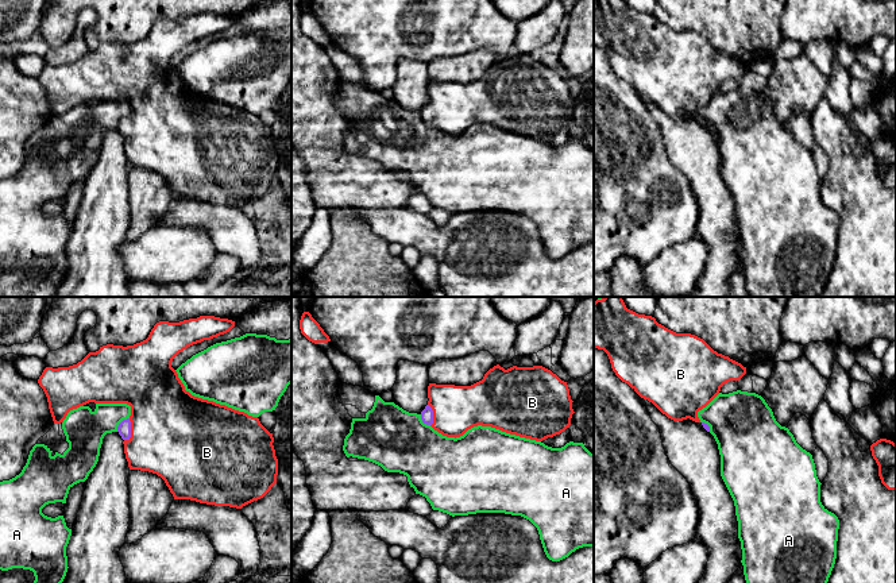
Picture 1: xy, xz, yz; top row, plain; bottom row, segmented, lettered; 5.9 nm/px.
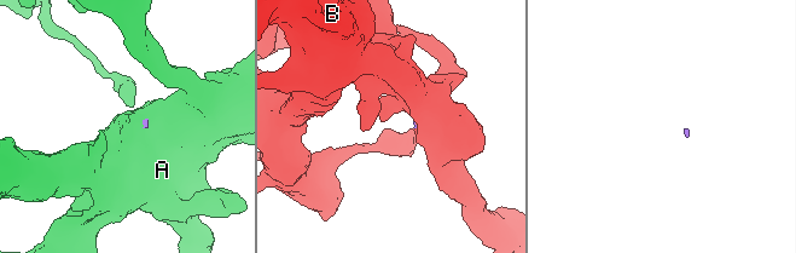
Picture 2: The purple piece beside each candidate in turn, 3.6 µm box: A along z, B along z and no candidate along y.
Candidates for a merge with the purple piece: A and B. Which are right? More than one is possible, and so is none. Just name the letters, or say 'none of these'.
B

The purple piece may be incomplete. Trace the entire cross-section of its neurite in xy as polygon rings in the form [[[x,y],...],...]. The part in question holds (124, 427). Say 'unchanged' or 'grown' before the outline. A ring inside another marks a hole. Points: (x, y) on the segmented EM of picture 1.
grown | [[[200,316],[179,323],[159,321],[148,337],[140,343],[127,347],[107,344],[96,352],[89,352],[77,364],[46,367],[38,383],[47,397],[54,424],[63,422],[70,410],[89,402],[127,404],[131,406],[131,416],[119,424],[117,432],[124,440],[130,470],[157,474],[165,480],[174,499],[242,509],[263,498],[277,483],[278,475],[273,433],[260,424],[258,417],[192,395],[171,367],[173,359],[188,347],[224,335],[233,327],[235,321],[215,316]]]

